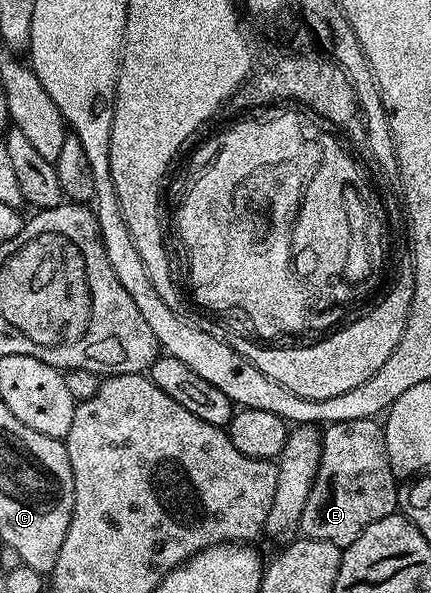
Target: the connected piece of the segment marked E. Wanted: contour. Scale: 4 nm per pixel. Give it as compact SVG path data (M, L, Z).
M376 418L328 424L321 431L321 456L311 491L307 493L307 505L303 505L300 534L307 539L331 541L331 545L342 549L351 546L367 525L398 510L397 483L398 476L393 474L385 452L385 429Z

